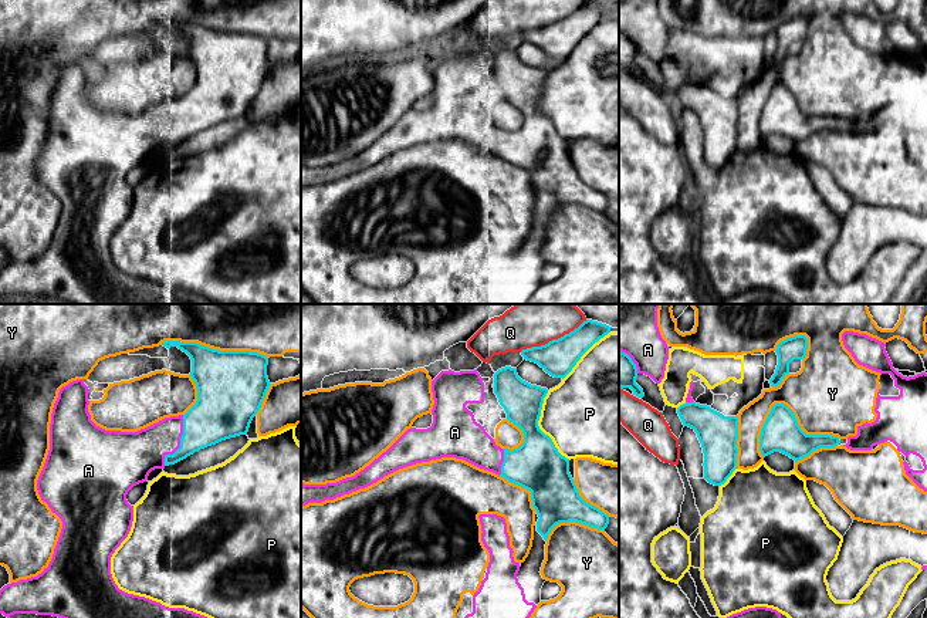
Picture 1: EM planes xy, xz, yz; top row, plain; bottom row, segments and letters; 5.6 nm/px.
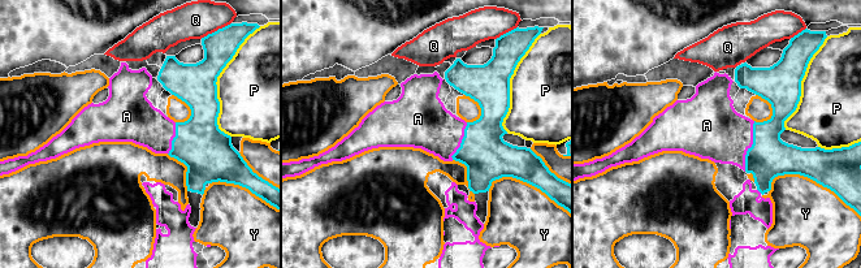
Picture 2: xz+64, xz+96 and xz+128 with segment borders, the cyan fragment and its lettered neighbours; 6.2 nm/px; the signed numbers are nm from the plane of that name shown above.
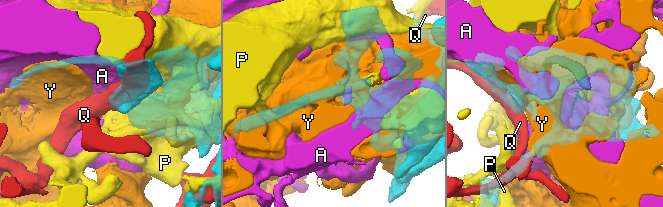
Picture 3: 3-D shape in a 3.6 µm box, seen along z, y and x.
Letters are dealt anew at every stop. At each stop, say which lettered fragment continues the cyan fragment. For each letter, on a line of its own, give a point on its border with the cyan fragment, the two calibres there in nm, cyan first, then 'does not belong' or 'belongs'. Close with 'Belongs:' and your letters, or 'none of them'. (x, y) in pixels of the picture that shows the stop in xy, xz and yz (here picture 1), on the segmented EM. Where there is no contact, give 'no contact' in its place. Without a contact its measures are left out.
A: xy (180, 442) | 280/240 nm | belongs
P: xz (538, 426) | 280/440 nm | does not belong
Q: xz (552, 340) | 200/340 nm | does not belong
Y: yz (787, 407) | 220/440 nm | does not belong
Belongs: A

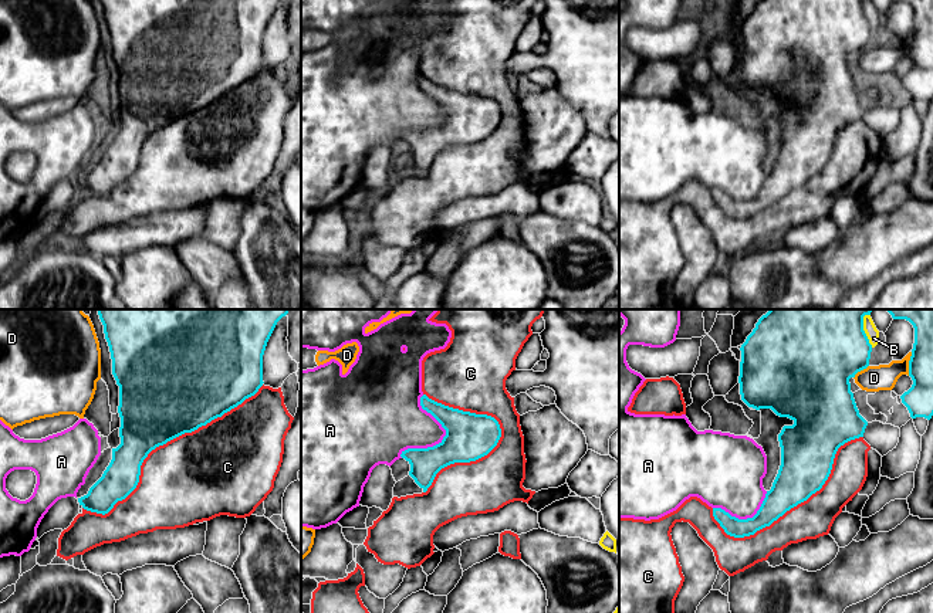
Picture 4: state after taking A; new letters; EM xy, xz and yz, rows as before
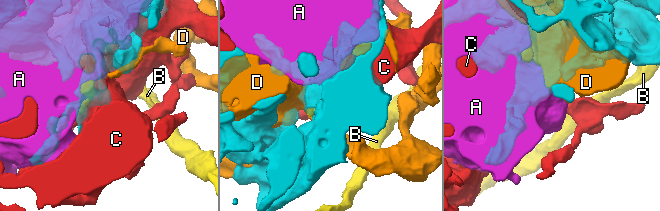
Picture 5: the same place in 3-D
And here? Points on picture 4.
A: xz (443, 439) | 260/280 nm | does not belong
B: yz (864, 331) | 500/70 nm | does not belong
C: xy (162, 444) | 460/500 nm | does not belong
D: yz (909, 363) | 160/140 nm | does not belong
Belongs: none of them

